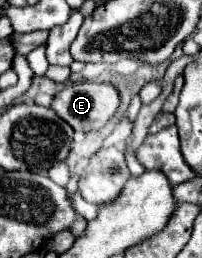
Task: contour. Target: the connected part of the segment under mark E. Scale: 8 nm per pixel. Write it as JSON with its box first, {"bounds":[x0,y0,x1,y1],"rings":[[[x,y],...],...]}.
{"bounds":[52,82,120,130],"rings":[[[76,82],[60,90],[52,100],[52,110],[74,130],[100,130],[120,104],[118,90],[110,84]]]}

